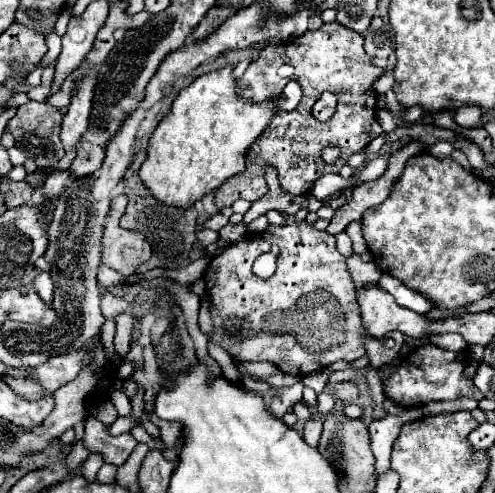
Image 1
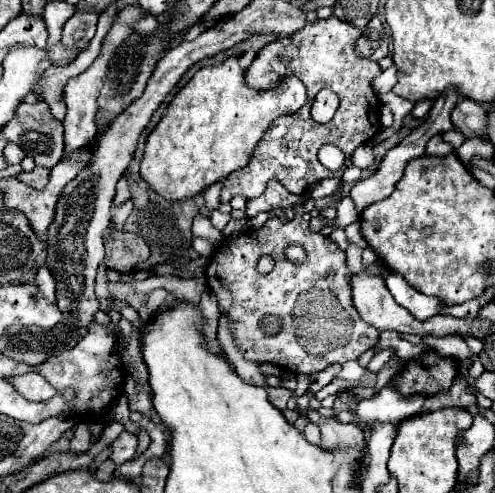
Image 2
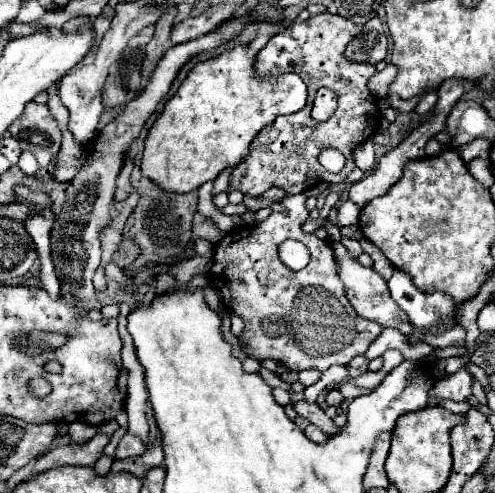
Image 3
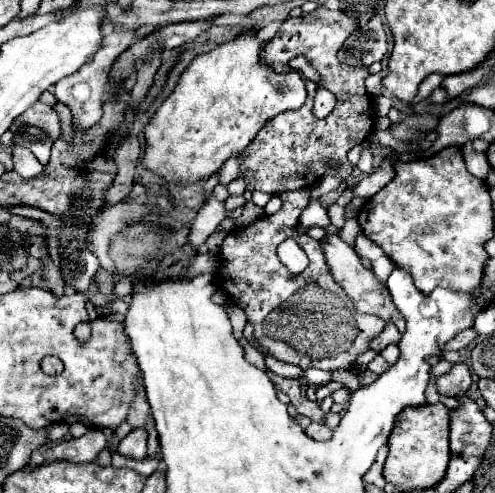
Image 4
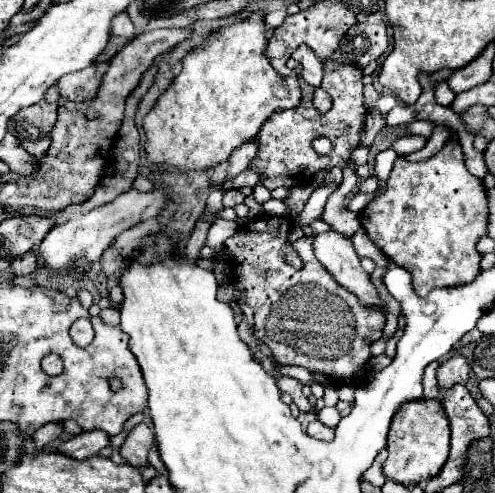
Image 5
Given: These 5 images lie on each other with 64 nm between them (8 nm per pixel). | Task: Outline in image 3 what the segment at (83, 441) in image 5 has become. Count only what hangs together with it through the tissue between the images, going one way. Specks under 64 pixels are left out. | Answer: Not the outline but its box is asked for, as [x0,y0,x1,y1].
[34,434,110,476]

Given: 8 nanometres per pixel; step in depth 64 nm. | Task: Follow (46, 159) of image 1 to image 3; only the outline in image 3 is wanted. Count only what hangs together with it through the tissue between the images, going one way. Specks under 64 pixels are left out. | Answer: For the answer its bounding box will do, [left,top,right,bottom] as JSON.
[10,104,62,168]

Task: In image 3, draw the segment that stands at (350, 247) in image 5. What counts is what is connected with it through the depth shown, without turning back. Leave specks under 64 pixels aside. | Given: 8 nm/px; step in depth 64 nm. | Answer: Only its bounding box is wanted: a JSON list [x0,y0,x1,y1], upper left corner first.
[330,242,412,336]

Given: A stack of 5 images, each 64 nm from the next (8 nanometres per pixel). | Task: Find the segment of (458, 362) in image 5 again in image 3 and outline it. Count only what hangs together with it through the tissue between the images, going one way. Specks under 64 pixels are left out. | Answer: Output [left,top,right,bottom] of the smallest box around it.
[428,368,472,406]

